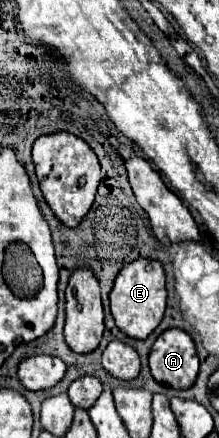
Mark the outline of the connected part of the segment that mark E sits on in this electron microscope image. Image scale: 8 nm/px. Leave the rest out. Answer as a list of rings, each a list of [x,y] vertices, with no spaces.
[[[139,258],[131,262],[131,266],[125,266],[119,272],[119,278],[115,278],[113,290],[109,294],[109,308],[115,318],[115,326],[127,334],[129,338],[145,340],[161,322],[163,312],[165,312],[165,300],[167,300],[167,290],[165,290],[165,272],[163,266],[157,260],[145,260]]]

